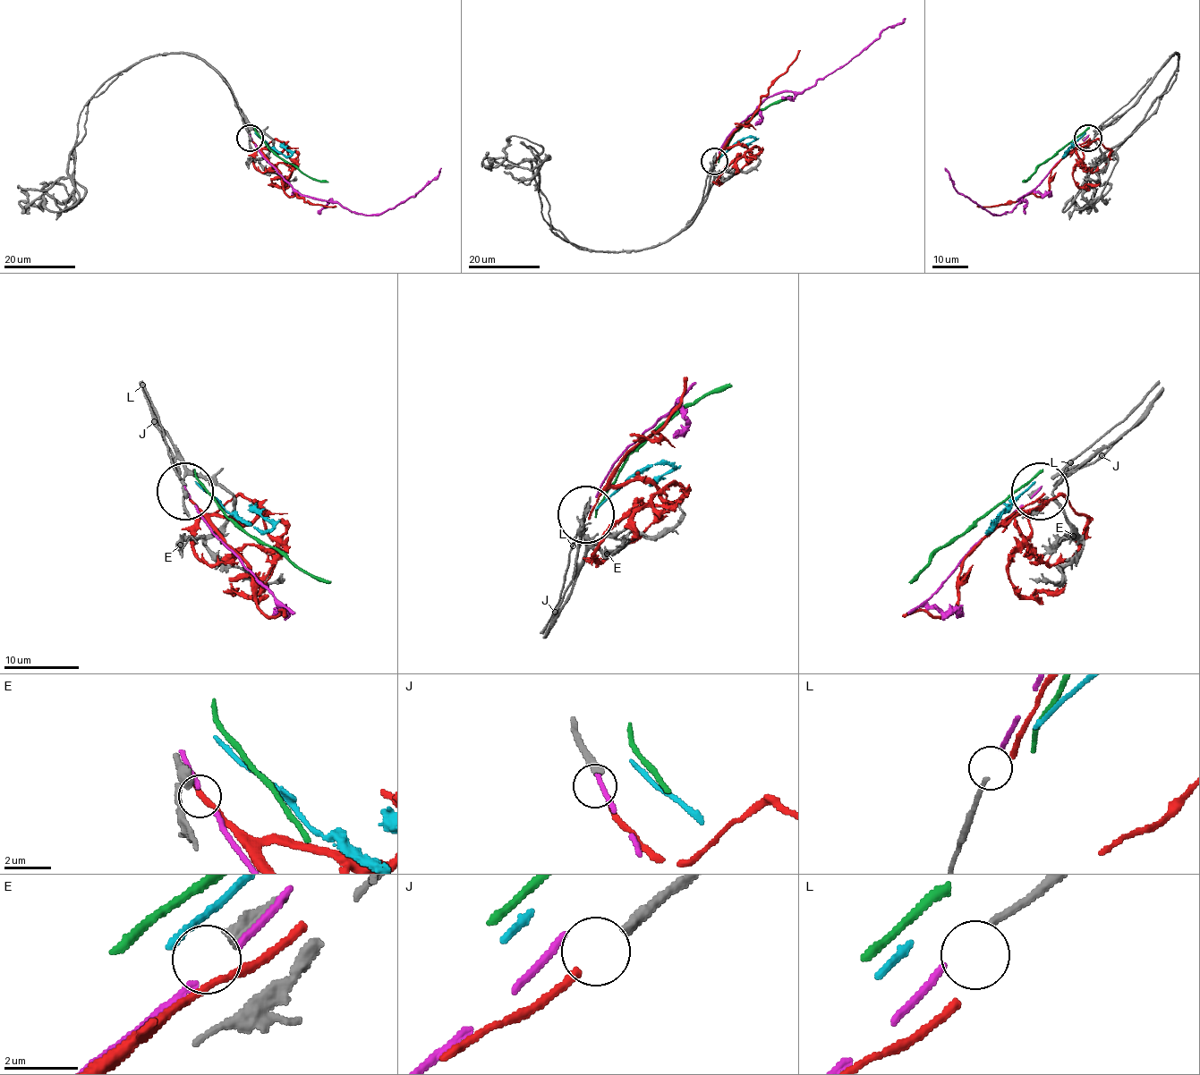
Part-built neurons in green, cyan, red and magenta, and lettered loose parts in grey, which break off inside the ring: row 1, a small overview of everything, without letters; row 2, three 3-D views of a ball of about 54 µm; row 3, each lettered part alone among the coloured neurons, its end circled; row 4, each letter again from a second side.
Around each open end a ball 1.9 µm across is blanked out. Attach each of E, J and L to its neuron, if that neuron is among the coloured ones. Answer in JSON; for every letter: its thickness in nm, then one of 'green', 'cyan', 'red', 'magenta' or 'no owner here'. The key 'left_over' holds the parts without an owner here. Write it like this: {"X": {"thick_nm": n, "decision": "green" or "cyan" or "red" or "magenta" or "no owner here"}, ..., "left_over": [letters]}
{"E": {"thick_nm": 460, "decision": "no owner here"}, "J": {"thick_nm": 360, "decision": "red"}, "L": {"thick_nm": 190, "decision": "magenta"}, "left_over": ["E"]}

